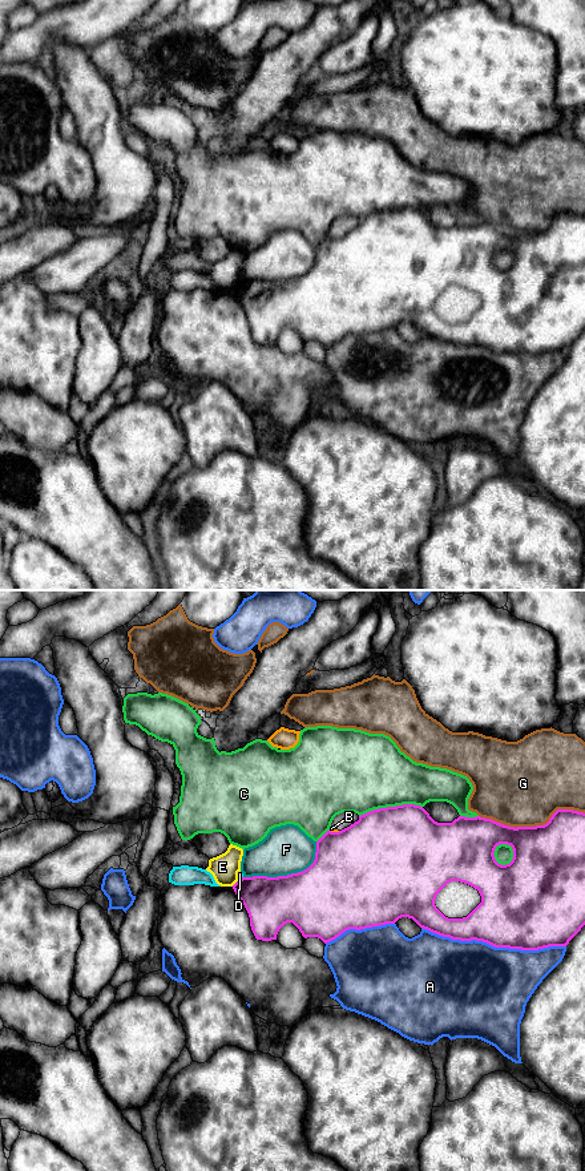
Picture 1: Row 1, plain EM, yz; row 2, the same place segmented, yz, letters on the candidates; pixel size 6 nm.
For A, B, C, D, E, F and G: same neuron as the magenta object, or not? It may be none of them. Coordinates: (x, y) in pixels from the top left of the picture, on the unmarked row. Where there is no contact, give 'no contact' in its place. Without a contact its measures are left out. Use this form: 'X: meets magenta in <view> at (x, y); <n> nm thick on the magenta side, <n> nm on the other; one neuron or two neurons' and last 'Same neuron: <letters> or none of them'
A: meets magenta in yz at (493, 350); 440 nm thick on the magenta side, 480 nm on the other; two neurons
B: meets magenta in yz at (334, 237); 480 nm thick on the magenta side, 30 nm on the other; two neurons
C: meets magenta in yz at (390, 212); 500 nm thick on the magenta side, 460 nm on the other; two neurons
D: meets magenta in yz at (241, 283); 300 nm thick on the magenta side, 30 nm on the other; two neurons
E: meets magenta in yz at (235, 287); 300 nm thick on the magenta side, 170 nm on the other; two neurons
F: meets magenta in yz at (287, 279); 420 nm thick on the magenta side, 300 nm on the other; two neurons
G: meets magenta in yz at (532, 231); 440 nm thick on the magenta side, 480 nm on the other; two neurons
Same neuron: none of them

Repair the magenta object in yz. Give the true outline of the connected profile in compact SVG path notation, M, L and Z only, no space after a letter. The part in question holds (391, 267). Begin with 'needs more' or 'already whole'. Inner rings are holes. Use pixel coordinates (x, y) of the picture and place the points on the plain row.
already whole; M415 209L379 213L360 219L358 226L339 237L331 237L328 234L316 246L315 265L307 274L278 282L242 282L233 290L233 294L249 318L250 331L255 343L262 346L277 344L279 334L287 327L292 327L304 343L318 342L327 348L348 334L360 335L386 328L395 328L399 323L408 322L420 332L439 340L460 346L483 346L495 352L538 355L549 351L566 351L585 330L585 218L573 214L557 214L544 230L515 233L480 221L459 221L452 227L437 227L423 211ZM500 249L511 250L513 254L513 263L509 268L501 270L495 263L495 254ZM451 286L468 288L477 294L481 300L481 307L467 322L448 323L435 310L437 298Z

